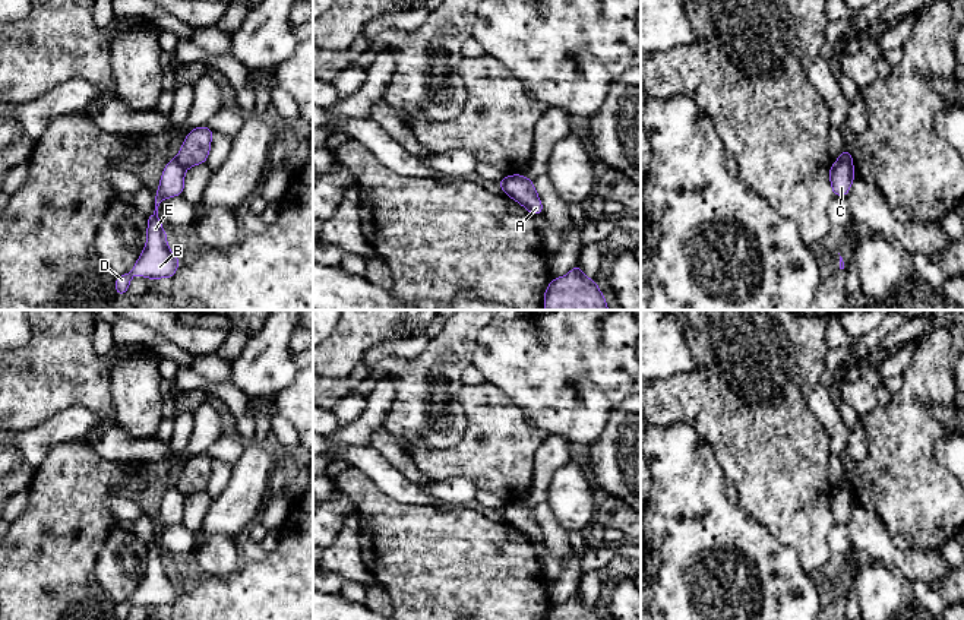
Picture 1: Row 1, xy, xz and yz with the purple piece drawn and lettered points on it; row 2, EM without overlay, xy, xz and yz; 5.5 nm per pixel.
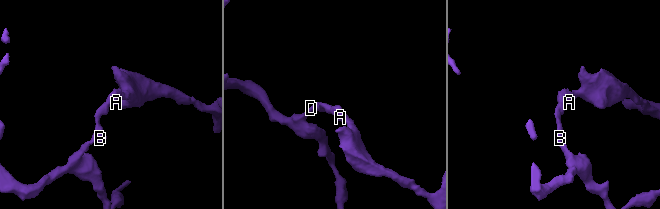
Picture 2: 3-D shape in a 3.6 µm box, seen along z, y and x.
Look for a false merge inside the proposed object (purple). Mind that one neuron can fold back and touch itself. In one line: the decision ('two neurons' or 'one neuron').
two neurons

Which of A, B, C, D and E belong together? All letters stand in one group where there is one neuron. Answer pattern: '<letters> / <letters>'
A / B C D E

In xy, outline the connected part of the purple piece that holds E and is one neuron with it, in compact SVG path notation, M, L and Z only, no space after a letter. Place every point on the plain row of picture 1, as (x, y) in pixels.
M171 487L162 497L159 516L155 523L155 538L148 544L146 573L140 581L133 598L116 605L116 620L127 620L132 605L139 601L146 607L173 605L178 597L178 585L168 576L167 560L159 545L158 534L167 525L181 523L184 516L186 496Z

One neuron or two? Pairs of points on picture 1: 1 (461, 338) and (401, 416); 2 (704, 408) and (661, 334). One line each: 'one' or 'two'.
1: one
2: two

